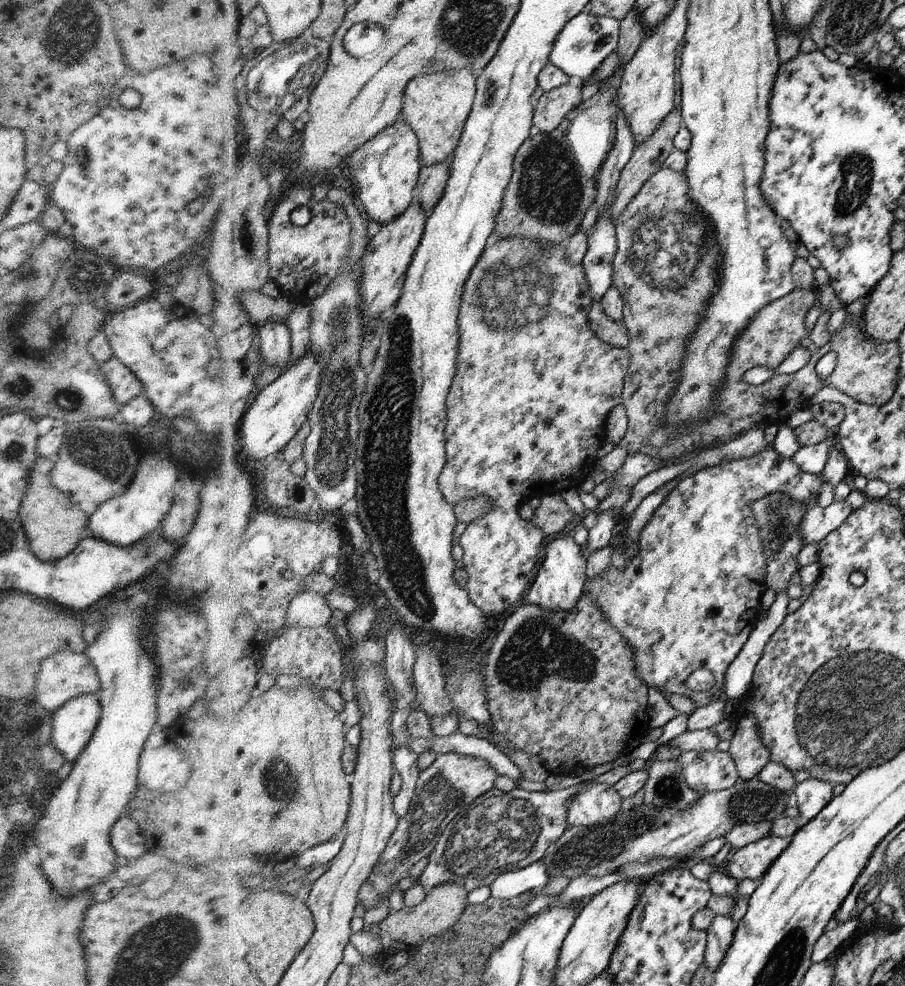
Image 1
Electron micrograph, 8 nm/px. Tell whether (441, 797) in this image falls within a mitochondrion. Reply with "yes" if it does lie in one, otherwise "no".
yes

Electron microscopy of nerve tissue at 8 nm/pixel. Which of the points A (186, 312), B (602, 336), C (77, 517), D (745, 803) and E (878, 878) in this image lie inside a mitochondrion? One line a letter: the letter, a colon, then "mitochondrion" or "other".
A: other
B: other
C: other
D: mitochondrion
E: mitochondrion

